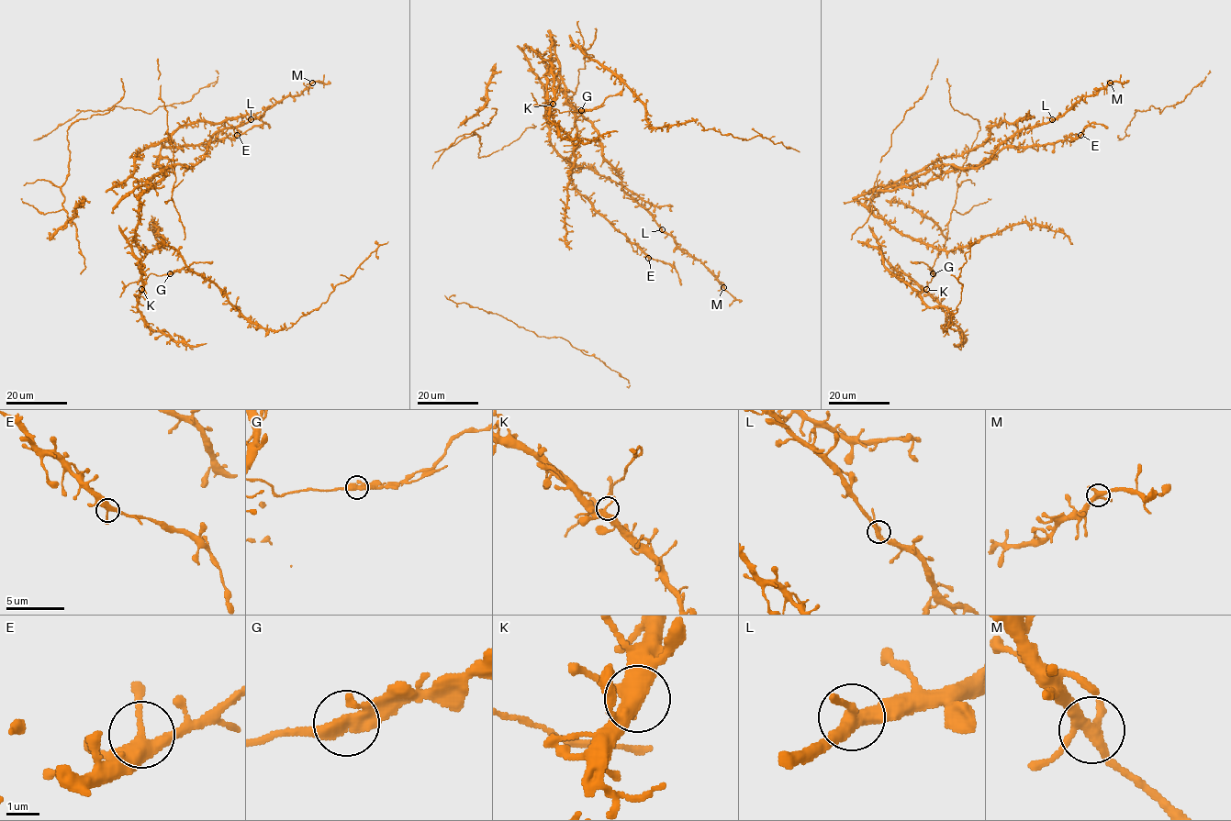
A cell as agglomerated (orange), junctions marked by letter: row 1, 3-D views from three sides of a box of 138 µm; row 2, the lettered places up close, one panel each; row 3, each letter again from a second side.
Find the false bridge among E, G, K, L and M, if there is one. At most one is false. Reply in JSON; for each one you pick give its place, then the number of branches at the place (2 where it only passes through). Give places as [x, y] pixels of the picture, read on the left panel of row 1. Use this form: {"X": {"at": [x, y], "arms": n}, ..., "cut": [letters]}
{"G": {"at": [170, 273], "arms": 3}, "cut": ["G"]}

